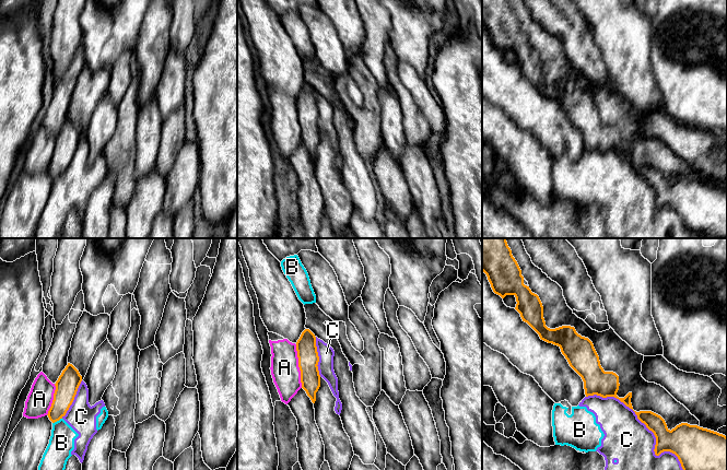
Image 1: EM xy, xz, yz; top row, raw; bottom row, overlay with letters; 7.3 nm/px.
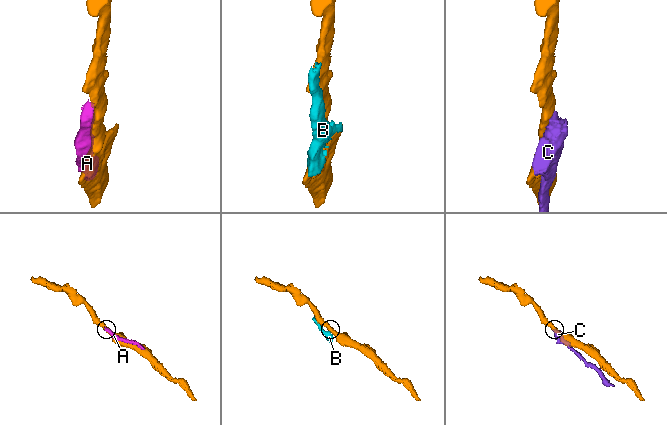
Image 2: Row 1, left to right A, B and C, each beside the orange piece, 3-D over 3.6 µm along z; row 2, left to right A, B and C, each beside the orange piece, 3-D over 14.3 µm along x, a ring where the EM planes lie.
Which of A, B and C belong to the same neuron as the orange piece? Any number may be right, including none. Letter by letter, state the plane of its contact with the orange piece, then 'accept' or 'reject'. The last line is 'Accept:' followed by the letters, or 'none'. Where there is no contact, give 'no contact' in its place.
A: meets orange in xz; reject
B: meets orange in xy; reject
C: meets orange in yz; reject
Accept: none

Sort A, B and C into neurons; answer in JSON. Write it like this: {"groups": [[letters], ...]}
{"groups": [["A"], ["B", "C"]]}

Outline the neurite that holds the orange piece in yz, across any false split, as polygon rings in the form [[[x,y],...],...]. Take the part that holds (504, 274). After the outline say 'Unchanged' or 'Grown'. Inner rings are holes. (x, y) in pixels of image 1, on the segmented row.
[[[482,238],[482,271],[486,274],[493,292],[504,298],[506,295],[516,297],[515,309],[520,314],[523,321],[527,322],[540,337],[541,340],[558,345],[567,360],[570,366],[582,377],[586,397],[600,396],[602,398],[614,397],[633,410],[629,392],[624,398],[619,398],[619,376],[613,372],[605,372],[600,365],[599,356],[593,342],[578,334],[574,327],[562,326],[550,329],[546,326],[543,318],[543,306],[539,296],[524,284],[521,270],[512,255],[506,238]]]. Unchanged

